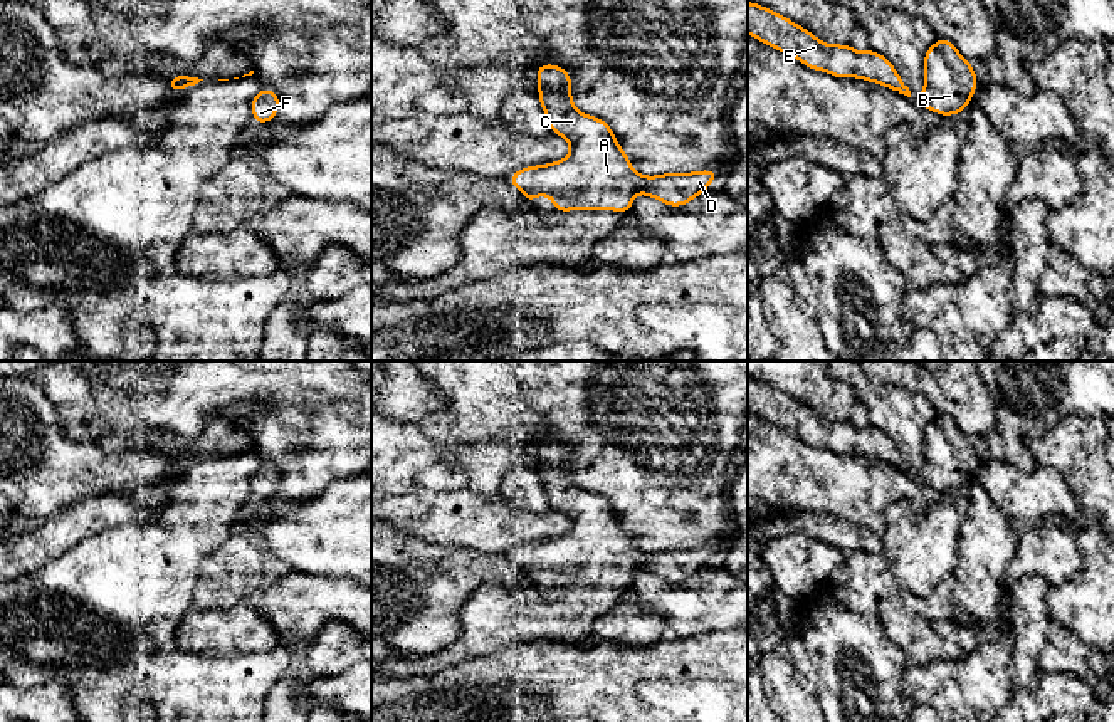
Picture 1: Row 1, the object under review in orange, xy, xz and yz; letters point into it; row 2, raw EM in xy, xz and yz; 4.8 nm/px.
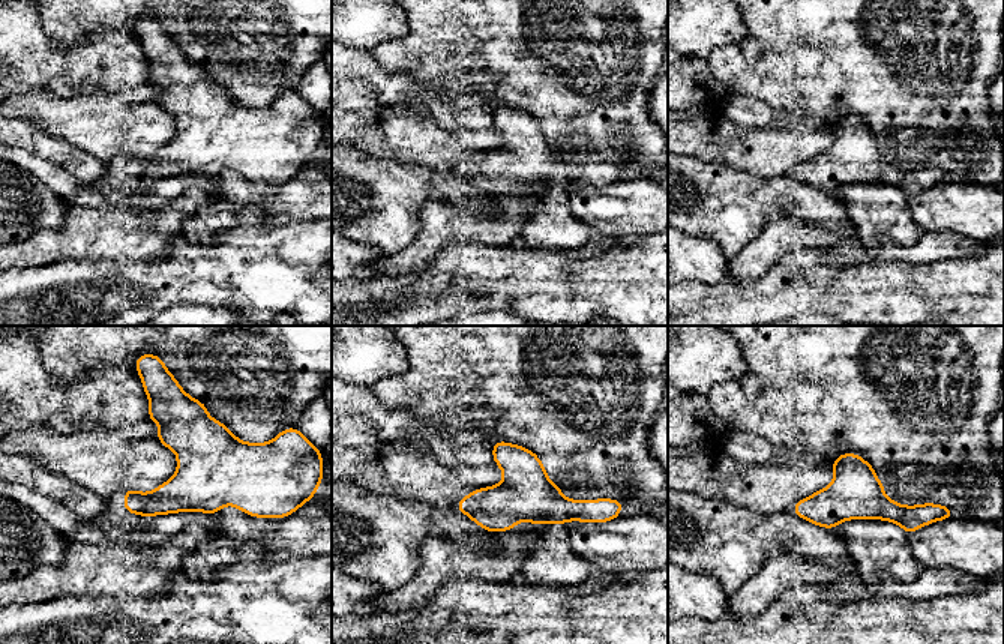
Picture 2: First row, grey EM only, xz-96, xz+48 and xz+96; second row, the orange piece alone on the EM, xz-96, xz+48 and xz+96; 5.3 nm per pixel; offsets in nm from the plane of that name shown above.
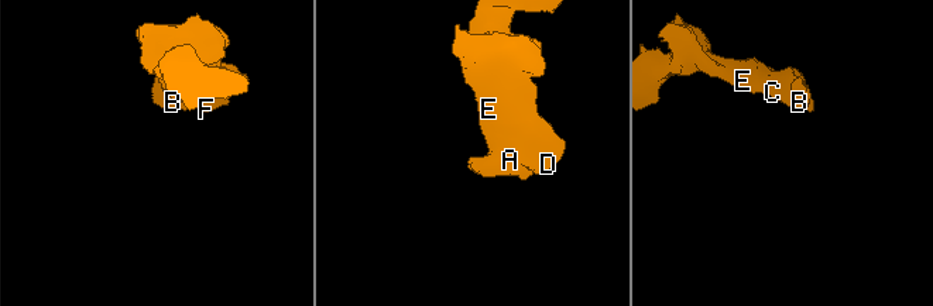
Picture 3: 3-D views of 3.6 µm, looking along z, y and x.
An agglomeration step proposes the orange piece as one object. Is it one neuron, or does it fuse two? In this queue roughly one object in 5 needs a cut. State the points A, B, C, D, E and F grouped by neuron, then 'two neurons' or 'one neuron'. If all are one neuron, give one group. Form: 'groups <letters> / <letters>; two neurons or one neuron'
groups A B C D E F; one neuron

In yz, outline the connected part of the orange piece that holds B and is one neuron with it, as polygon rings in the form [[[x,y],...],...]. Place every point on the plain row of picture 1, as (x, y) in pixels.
[[[936,415],[926,426],[924,453],[924,465],[916,479],[944,494],[964,489],[978,463],[973,440],[948,415]]]

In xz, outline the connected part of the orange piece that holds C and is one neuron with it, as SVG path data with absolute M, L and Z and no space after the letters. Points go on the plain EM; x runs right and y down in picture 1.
M543 440L534 445L548 502L553 510L563 512L571 522L571 529L544 542L533 541L512 549L507 557L514 561L531 581L539 571L553 576L554 588L570 586L615 586L630 589L637 569L652 573L669 583L684 583L692 574L702 571L719 552L712 544L692 549L662 549L659 552L644 552L632 546L632 536L618 522L617 514L607 497L576 487L571 479L571 450L556 440Z

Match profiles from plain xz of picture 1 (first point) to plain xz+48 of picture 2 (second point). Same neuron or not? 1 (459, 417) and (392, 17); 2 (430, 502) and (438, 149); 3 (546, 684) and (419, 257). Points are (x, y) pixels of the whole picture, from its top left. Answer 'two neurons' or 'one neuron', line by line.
1: two neurons
2: one neuron
3: two neurons

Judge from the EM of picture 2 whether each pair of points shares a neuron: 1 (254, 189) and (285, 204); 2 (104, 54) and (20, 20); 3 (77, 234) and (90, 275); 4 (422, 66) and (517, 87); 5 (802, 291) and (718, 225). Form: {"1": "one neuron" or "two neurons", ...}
{"1": "one neuron", "2": "one neuron", "3": "two neurons", "4": "one neuron", "5": "two neurons"}

